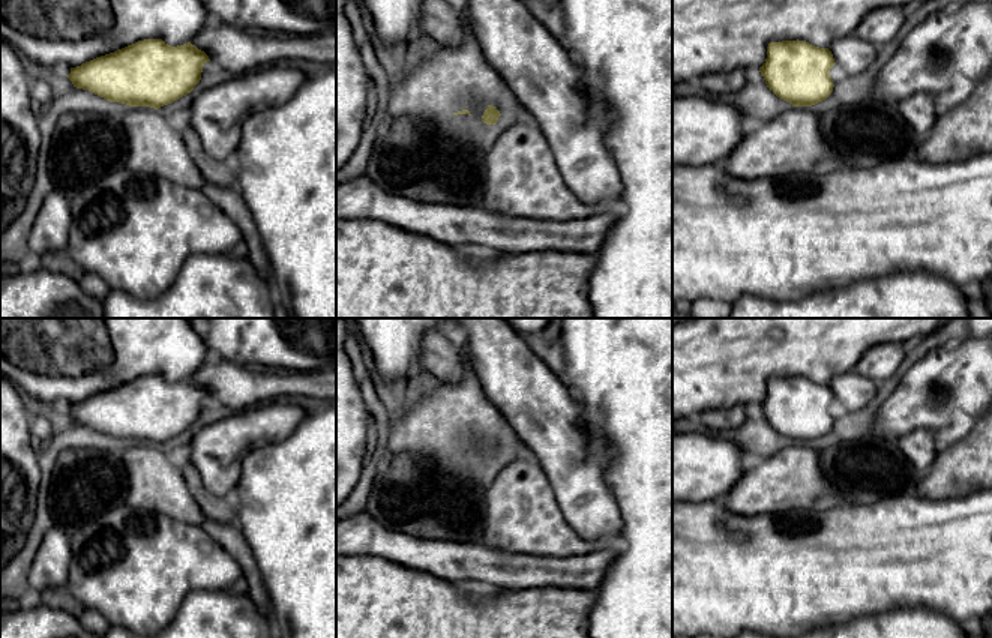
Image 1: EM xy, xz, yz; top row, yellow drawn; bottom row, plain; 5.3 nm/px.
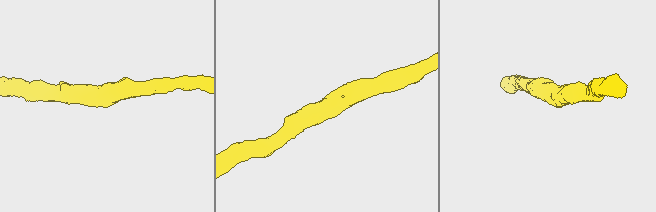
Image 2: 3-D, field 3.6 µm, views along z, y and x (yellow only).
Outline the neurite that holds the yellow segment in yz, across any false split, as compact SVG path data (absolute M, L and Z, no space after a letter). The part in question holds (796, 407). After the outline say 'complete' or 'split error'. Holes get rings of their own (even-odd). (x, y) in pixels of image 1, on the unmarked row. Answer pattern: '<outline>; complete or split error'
M797 375L770 378L759 408L777 434L792 443L812 443L825 437L833 428L830 405L834 401L828 384Z; complete

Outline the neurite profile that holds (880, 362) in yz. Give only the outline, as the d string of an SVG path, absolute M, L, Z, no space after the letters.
M878 344L860 357L854 369L879 384L897 371L905 357L906 353L902 344Z

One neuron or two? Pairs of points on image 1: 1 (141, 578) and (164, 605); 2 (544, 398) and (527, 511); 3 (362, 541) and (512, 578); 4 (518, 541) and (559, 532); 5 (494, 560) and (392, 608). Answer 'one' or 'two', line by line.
1: one
2: two
3: one
4: one
5: two

